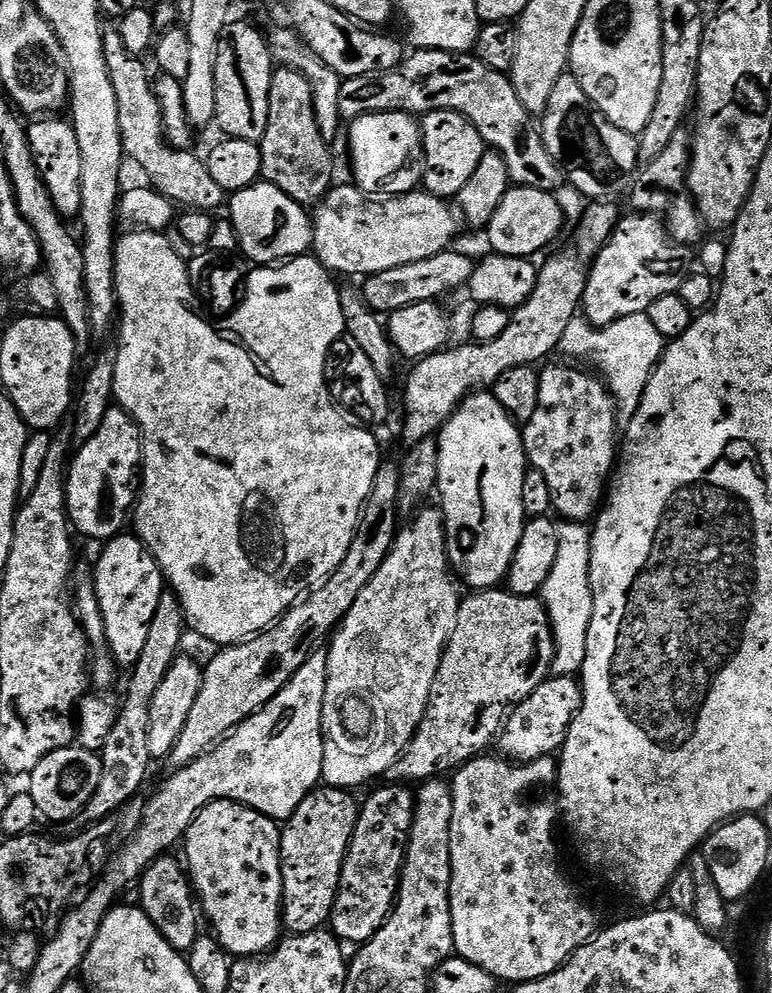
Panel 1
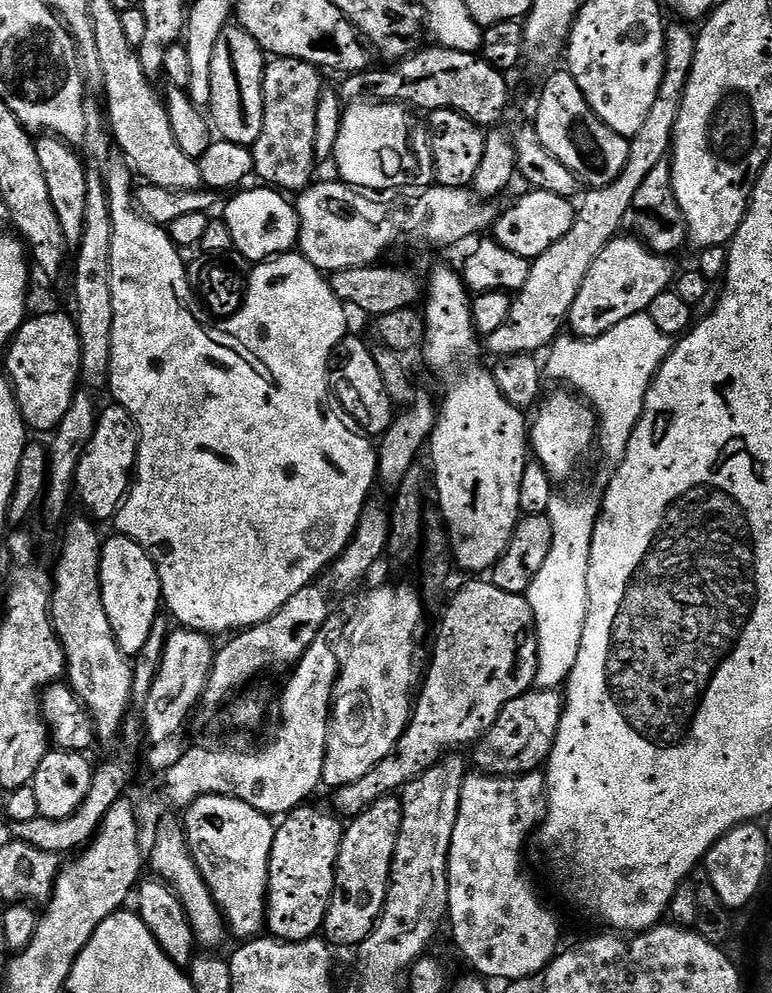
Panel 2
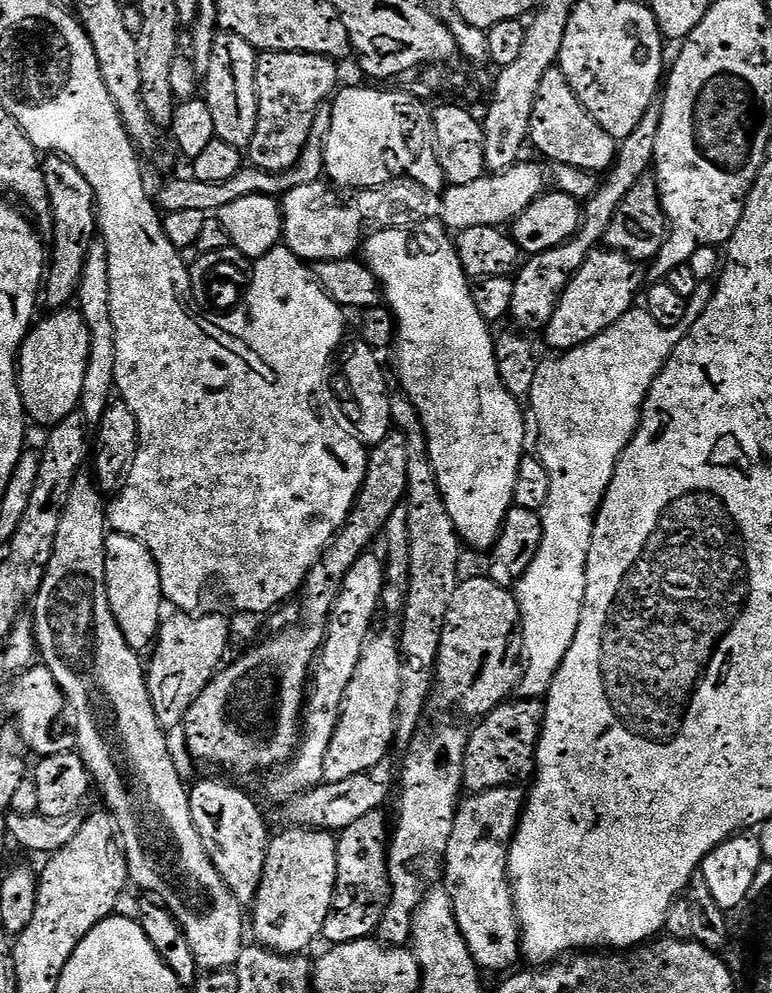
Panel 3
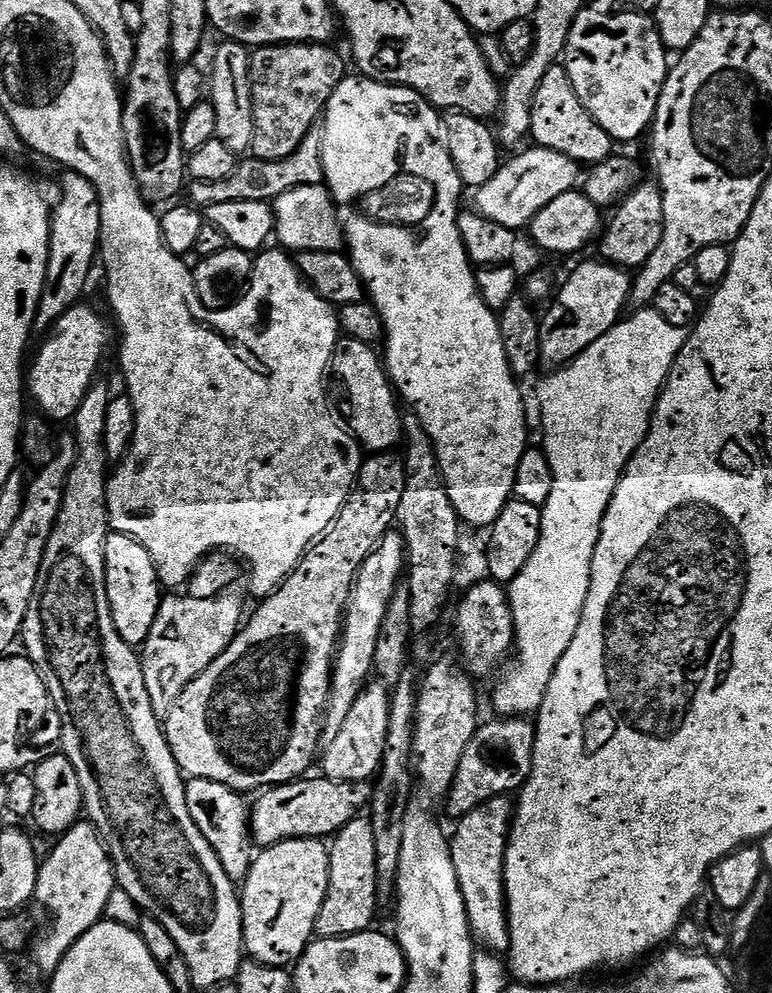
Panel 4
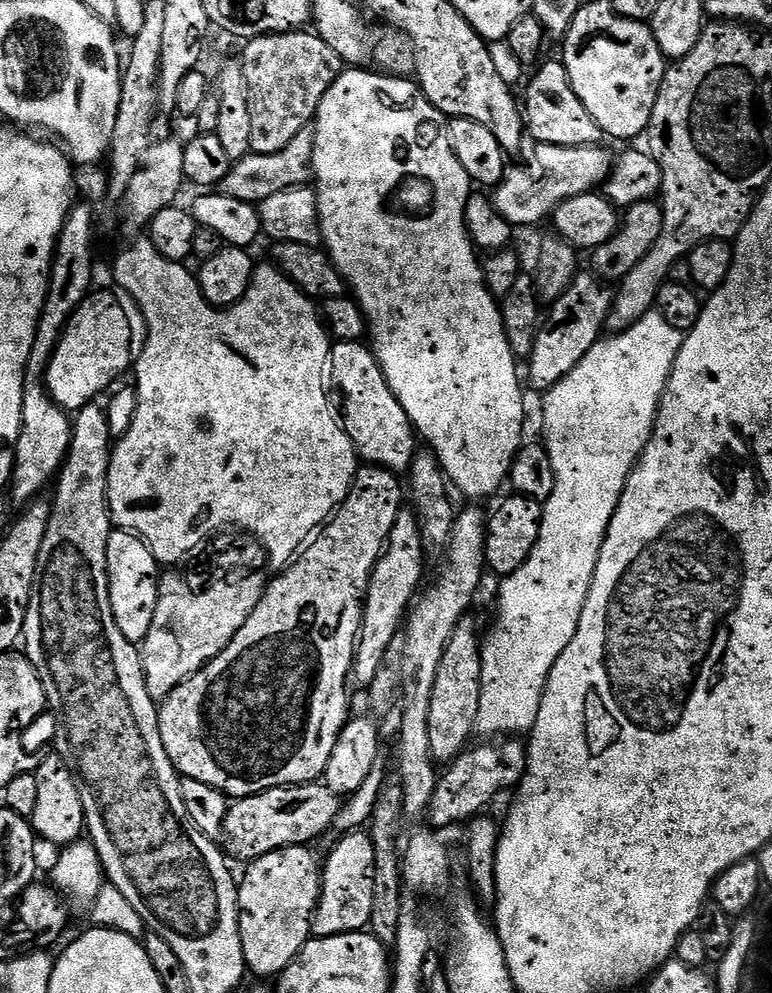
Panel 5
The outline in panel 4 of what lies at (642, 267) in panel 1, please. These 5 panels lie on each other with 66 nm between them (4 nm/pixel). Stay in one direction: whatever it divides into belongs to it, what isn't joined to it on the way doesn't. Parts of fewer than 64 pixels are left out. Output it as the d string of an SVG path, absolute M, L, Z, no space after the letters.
M603 258L596 260L584 260L568 276L564 285L559 285L554 299L551 301L552 309L543 313L540 321L540 363L549 369L563 368L564 365L585 352L602 334L606 334L616 324L619 324L625 315L624 307L629 307L632 295L632 276L625 269L616 264L609 264Z

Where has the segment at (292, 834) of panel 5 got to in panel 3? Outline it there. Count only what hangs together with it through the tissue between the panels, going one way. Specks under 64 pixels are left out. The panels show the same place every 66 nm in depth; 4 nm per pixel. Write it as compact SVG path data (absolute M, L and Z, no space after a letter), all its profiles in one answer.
M391 759L378 762L370 770L362 774L353 774L350 778L342 778L342 782L329 784L321 782L316 787L302 794L283 801L284 816L289 825L297 828L318 828L322 832L339 834L345 832L354 822L360 821L366 814L381 811L398 784L398 768L391 764Z

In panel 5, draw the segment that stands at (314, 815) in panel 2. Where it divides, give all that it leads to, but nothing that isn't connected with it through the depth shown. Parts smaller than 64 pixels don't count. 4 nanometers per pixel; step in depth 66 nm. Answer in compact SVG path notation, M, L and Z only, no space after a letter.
M308 846L274 850L247 865L248 873L239 881L236 901L240 907L240 937L244 967L256 976L279 977L304 949L304 943L312 936L312 914L320 900L322 864Z

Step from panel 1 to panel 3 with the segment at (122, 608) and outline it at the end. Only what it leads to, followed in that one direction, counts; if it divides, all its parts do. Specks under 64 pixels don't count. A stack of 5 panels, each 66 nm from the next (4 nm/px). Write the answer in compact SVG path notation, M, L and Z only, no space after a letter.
M112 532L106 546L106 594L110 598L110 610L122 630L122 638L137 654L151 649L156 642L156 634L160 631L162 615L160 607L165 607L164 591L160 585L158 566L142 546L134 538L124 536L121 532Z

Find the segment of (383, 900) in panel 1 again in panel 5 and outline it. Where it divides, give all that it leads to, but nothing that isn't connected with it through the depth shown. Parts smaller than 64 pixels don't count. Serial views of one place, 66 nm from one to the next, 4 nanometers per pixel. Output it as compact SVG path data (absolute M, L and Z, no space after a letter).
M367 831L345 832L332 848L332 853L322 864L320 878L320 900L312 914L312 936L341 936L351 932L362 932L368 928L370 910L374 910L374 842Z

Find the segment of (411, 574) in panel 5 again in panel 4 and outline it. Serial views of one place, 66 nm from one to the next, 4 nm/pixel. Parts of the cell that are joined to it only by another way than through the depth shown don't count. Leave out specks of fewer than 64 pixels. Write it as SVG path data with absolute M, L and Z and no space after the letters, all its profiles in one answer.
M390 530L382 538L382 542L366 558L352 585L352 597L348 600L348 611L344 613L344 622L336 662L332 674L332 695L326 709L326 724L335 730L346 722L354 702L360 697L362 689L369 683L373 675L375 651L378 638L382 631L383 620L386 618L387 607L390 606L391 596L395 586L402 580L406 572L406 549L404 537L399 531Z

